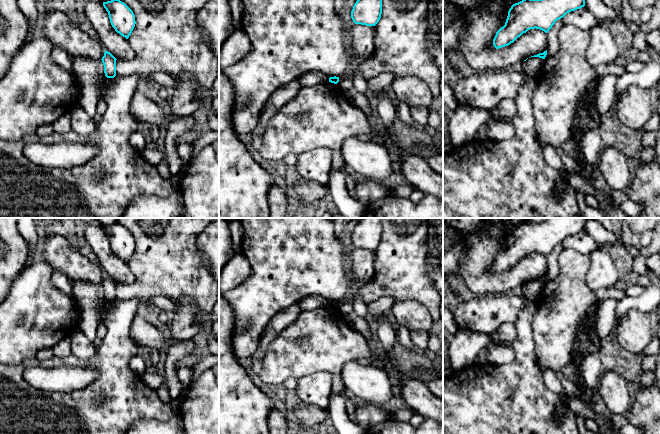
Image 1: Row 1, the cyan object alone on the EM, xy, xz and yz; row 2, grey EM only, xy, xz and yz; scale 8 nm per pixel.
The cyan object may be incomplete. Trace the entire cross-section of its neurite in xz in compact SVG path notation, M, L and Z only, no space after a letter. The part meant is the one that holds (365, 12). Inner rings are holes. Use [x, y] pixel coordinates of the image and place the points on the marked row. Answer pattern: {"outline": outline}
{"outline": "M357 0L351 11L355 24L375 26L382 14L382 0Z"}

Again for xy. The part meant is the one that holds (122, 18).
{"outline": "M120 0L103 2L103 6L115 31L128 39L136 24L133 11Z"}

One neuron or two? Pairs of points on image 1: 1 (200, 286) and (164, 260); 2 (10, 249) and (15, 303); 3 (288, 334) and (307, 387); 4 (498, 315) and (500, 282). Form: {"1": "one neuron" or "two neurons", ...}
{"1": "one neuron", "2": "two neurons", "3": "two neurons", "4": "two neurons"}

